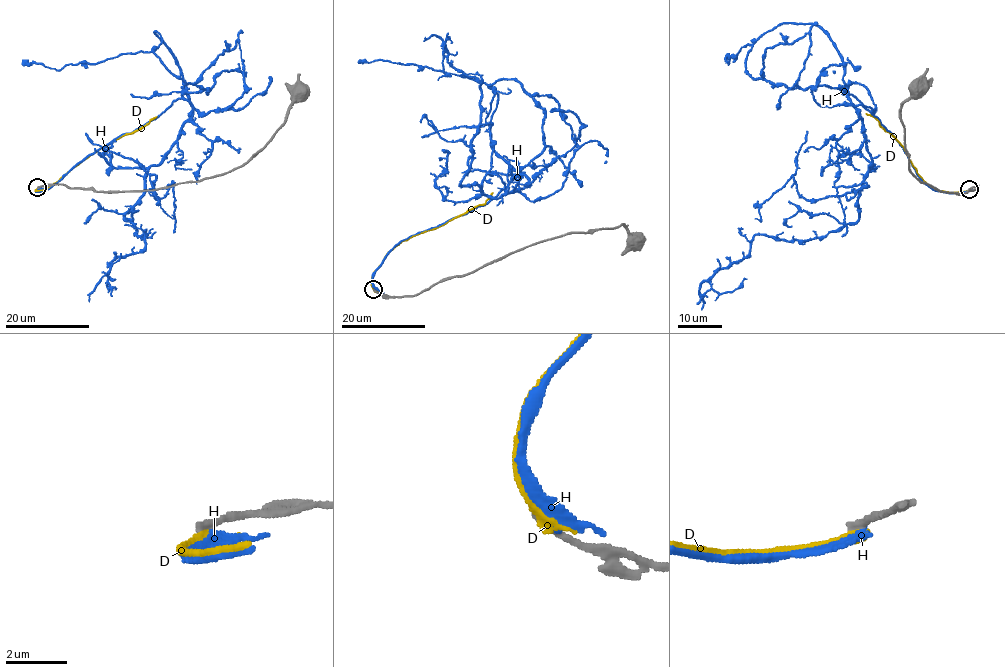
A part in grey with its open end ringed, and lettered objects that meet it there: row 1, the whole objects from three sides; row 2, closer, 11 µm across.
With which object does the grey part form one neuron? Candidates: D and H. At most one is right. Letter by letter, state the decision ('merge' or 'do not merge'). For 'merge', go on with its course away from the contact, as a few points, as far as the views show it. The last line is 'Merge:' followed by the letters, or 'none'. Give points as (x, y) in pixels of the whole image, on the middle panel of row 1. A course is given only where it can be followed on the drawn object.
D: do not merge
H: do not merge
Merge: none

